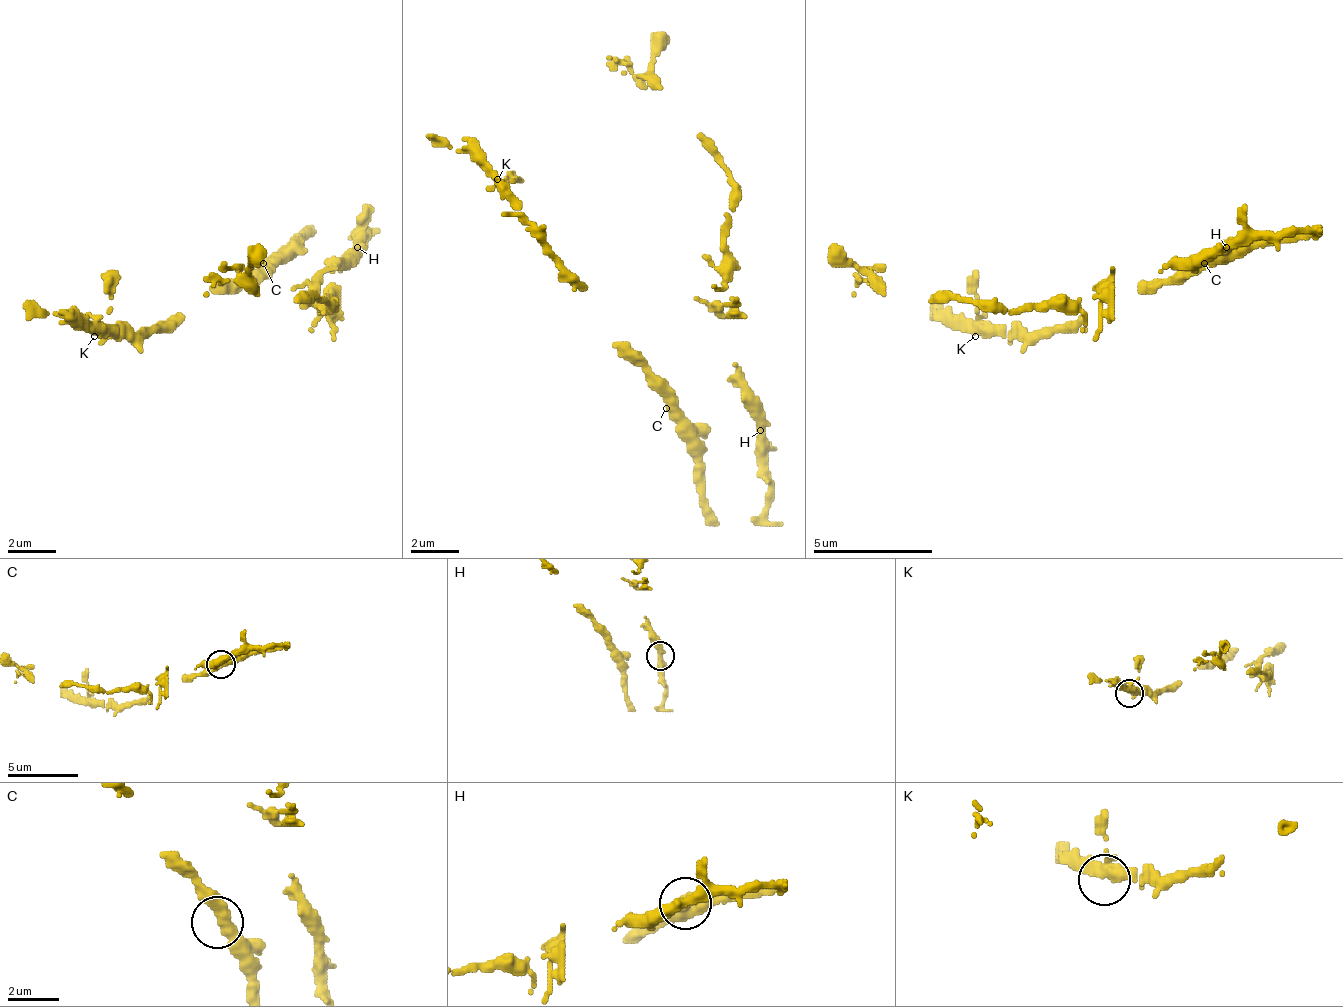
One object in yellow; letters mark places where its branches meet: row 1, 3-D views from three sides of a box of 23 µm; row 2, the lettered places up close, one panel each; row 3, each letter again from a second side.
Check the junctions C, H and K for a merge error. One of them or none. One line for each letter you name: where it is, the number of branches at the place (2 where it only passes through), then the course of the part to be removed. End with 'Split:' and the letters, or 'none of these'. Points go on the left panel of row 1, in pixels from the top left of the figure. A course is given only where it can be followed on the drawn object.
Split: none of these

